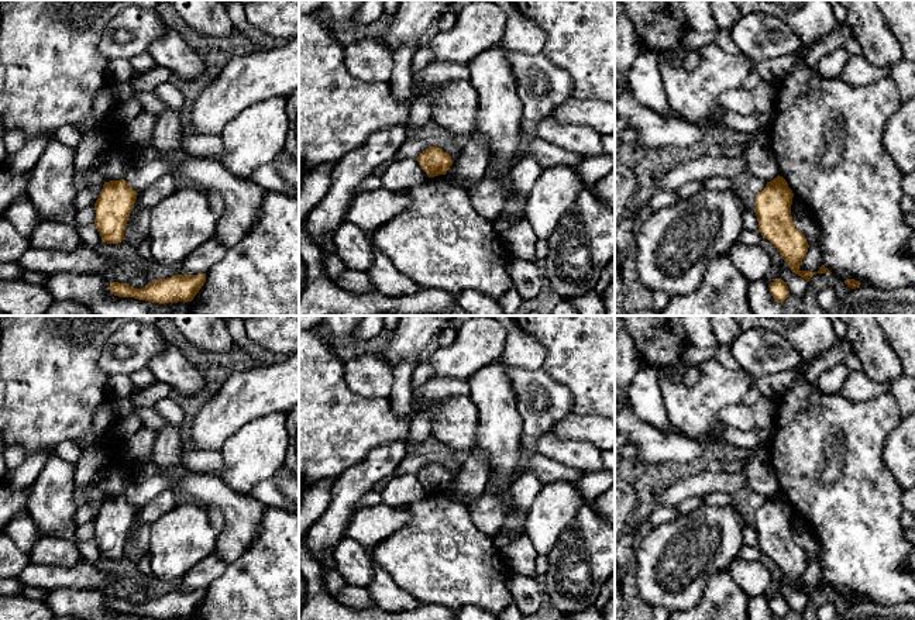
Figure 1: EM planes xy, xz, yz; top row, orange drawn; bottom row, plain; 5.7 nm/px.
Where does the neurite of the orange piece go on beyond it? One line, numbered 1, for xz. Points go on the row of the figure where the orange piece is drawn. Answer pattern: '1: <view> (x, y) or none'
1: none

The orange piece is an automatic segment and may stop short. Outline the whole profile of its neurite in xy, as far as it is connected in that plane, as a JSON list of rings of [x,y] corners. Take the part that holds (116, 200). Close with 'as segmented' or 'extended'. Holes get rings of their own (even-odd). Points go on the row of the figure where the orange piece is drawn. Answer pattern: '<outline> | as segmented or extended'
[[[124,179],[104,182],[94,203],[94,225],[102,242],[117,244],[125,240],[124,230],[137,194]]] | as segmented

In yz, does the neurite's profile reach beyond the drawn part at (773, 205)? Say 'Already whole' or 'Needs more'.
Already whole

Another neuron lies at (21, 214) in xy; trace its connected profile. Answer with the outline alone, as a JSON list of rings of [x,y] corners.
[[[20,197],[11,203],[4,218],[24,237],[30,238],[39,224],[39,214],[28,197]]]

